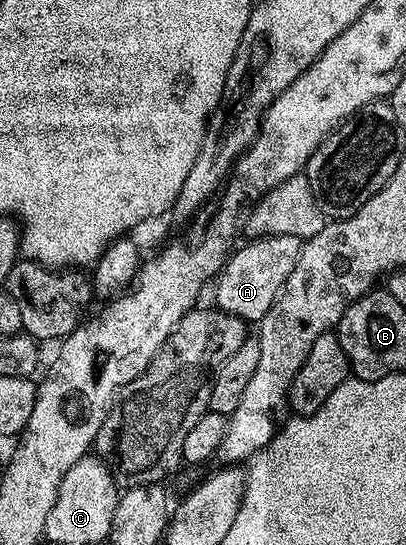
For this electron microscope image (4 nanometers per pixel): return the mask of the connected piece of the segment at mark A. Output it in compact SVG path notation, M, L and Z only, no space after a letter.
M267 234L254 237L246 246L232 251L226 258L221 273L215 279L217 285L216 309L241 318L246 324L260 323L261 317L277 303L282 288L299 260L302 239L290 234Z

